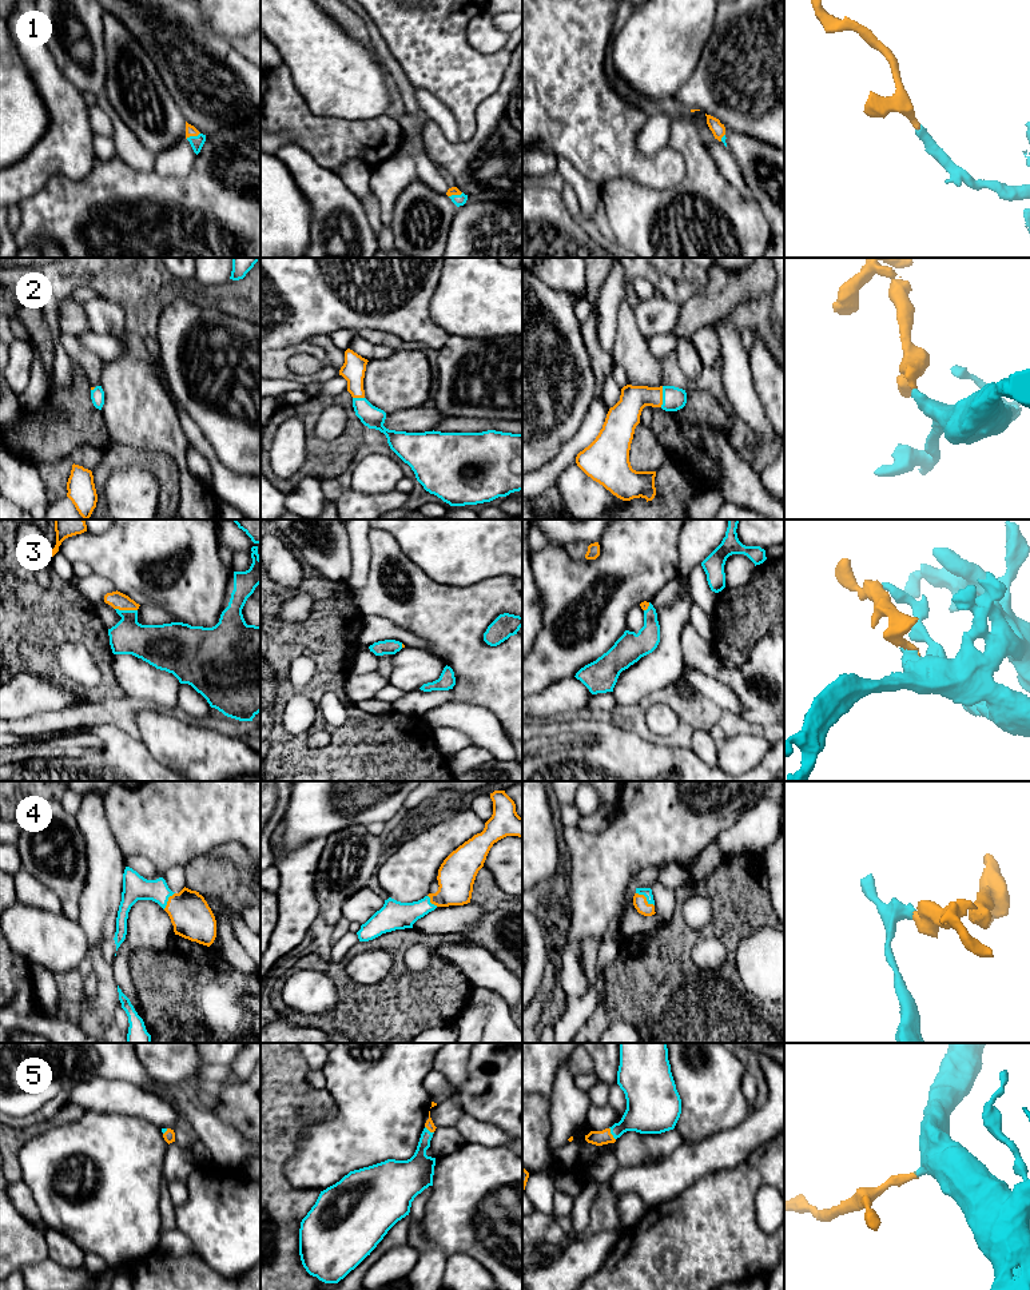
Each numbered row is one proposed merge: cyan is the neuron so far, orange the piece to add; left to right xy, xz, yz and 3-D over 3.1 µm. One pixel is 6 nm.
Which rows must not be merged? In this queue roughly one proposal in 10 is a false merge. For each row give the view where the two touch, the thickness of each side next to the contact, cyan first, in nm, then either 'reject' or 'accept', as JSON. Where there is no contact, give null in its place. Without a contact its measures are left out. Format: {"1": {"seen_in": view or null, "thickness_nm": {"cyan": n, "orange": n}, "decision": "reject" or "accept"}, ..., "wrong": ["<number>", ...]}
{"1": {"seen_in": "xy", "thickness_nm": {"cyan": 80, "orange": 60}, "decision": "accept"}, "2": {"seen_in": "yz", "thickness_nm": {"cyan": 140, "orange": 180}, "decision": "accept"}, "3": {"seen_in": "xy", "thickness_nm": {"cyan": 220, "orange": 100}, "decision": "accept"}, "4": {"seen_in": "yz", "thickness_nm": {"cyan": 60, "orange": 90}, "decision": "accept"}, "5": {"seen_in": "yz", "thickness_nm": {"cyan": 260, "orange": 90}, "decision": "accept"}, "wrong": []}

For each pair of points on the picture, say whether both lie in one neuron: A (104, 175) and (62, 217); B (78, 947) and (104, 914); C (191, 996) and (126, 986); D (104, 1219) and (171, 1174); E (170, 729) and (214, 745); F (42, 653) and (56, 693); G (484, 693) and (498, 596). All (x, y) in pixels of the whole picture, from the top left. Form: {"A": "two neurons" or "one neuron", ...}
{"A": "one neuron", "B": "two neurons", "C": "two neurons", "D": "two neurons", "E": "one neuron", "F": "two neurons", "G": "one neuron"}

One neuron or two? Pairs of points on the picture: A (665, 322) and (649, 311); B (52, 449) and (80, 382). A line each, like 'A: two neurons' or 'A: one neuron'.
A: one neuron
B: one neuron

